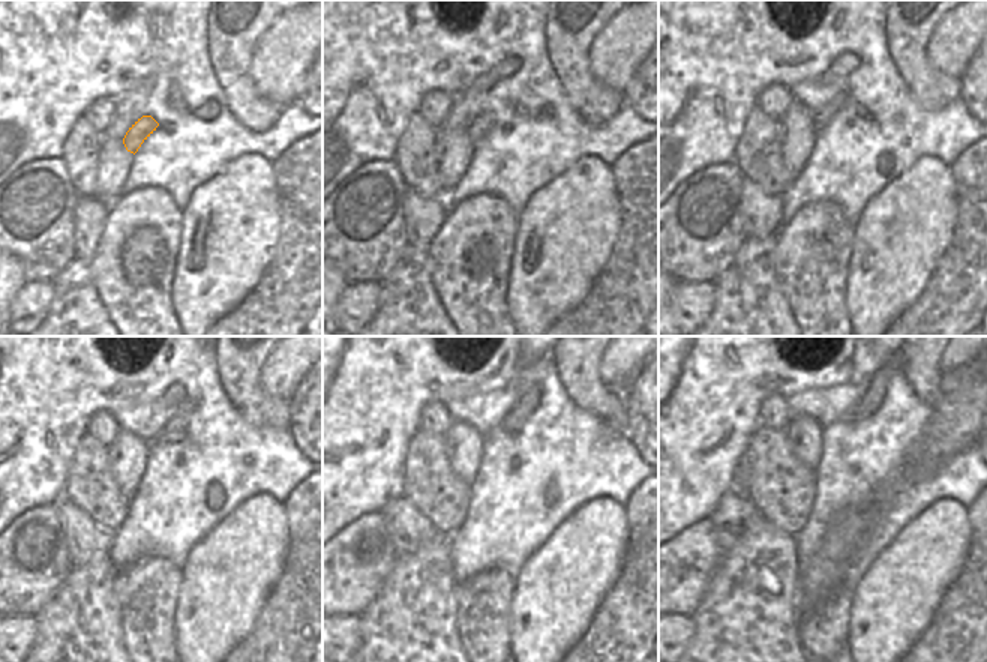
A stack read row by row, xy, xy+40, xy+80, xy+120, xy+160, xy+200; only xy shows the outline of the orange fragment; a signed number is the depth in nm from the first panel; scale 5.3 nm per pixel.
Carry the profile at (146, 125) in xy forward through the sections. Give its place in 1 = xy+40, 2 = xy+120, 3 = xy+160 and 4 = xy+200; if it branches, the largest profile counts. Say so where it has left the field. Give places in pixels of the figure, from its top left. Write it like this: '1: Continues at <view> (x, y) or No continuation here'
1: Continues at xy+40 (482, 125)
2: Continues at xy+120 (173, 431)
3: Continues at xy+160 (528, 401)
4: Continues at xy+200 (875, 391)

